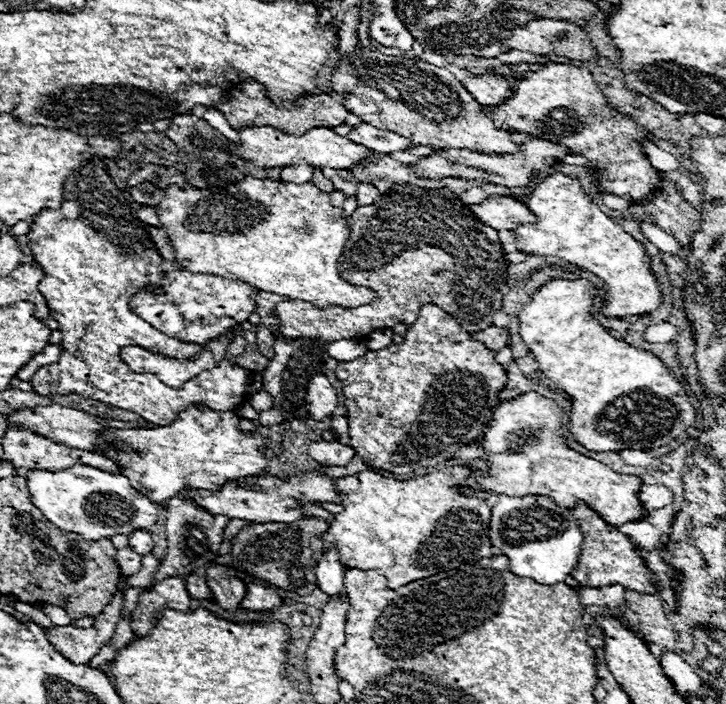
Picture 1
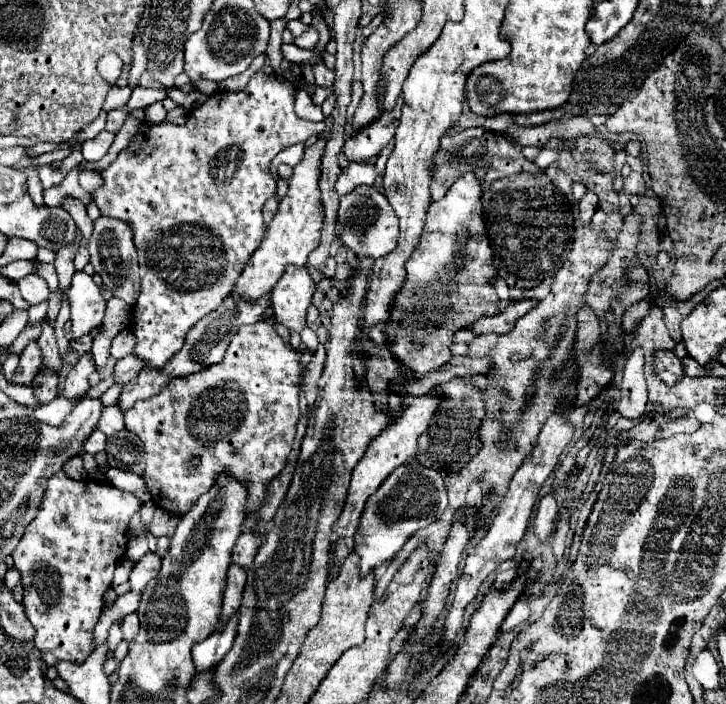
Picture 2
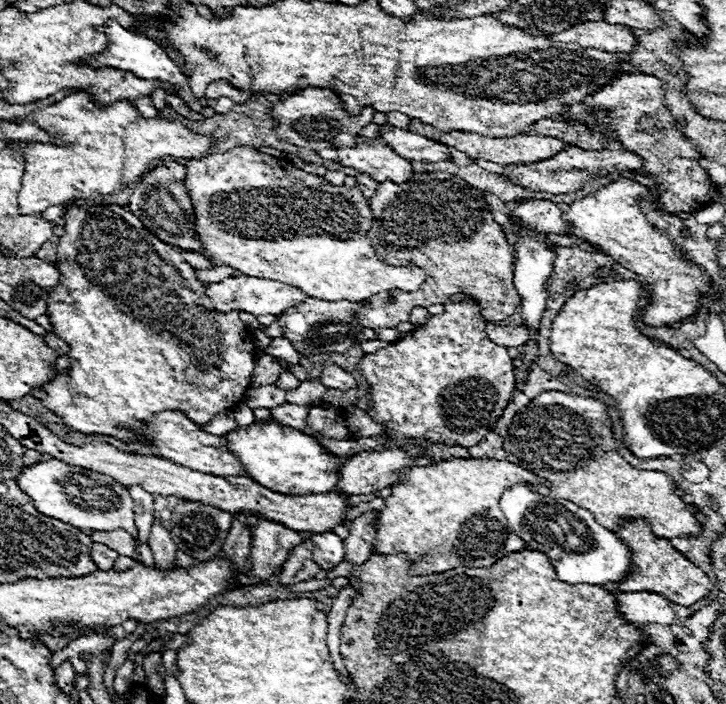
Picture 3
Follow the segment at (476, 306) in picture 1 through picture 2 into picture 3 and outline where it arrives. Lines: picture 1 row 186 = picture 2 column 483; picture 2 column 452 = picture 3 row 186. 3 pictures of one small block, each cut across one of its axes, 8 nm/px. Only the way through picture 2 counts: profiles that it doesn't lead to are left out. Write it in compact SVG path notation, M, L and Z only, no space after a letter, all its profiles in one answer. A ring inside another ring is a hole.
M416 172L408 182L402 184L390 180L382 182L376 194L370 198L372 214L376 220L382 220L382 224L372 226L368 240L374 246L378 258L384 262L396 266L418 266L426 270L426 282L416 292L392 290L362 302L364 306L356 312L356 322L364 328L394 328L398 322L408 322L410 310L414 306L428 308L432 304L444 304L452 294L458 292L470 294L480 304L486 322L500 322L512 316L520 306L520 296L512 282L512 252L500 224L492 218L486 206L488 204L482 192L446 172Z

